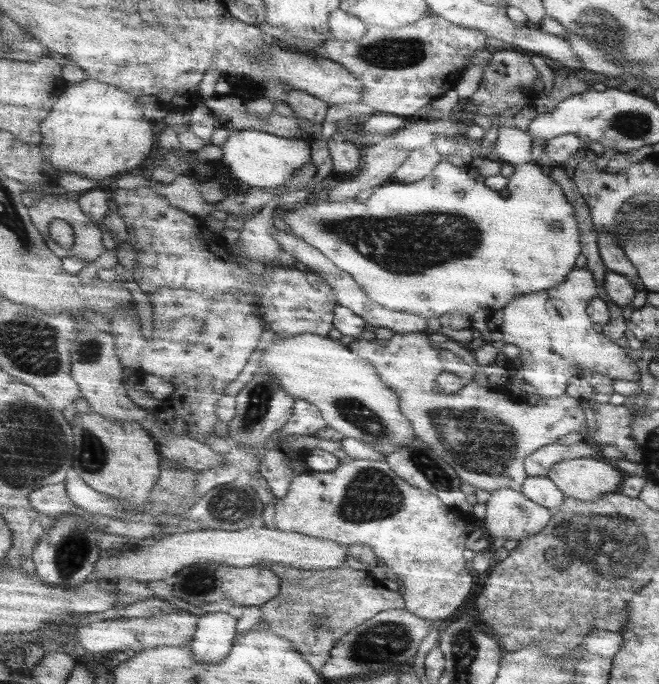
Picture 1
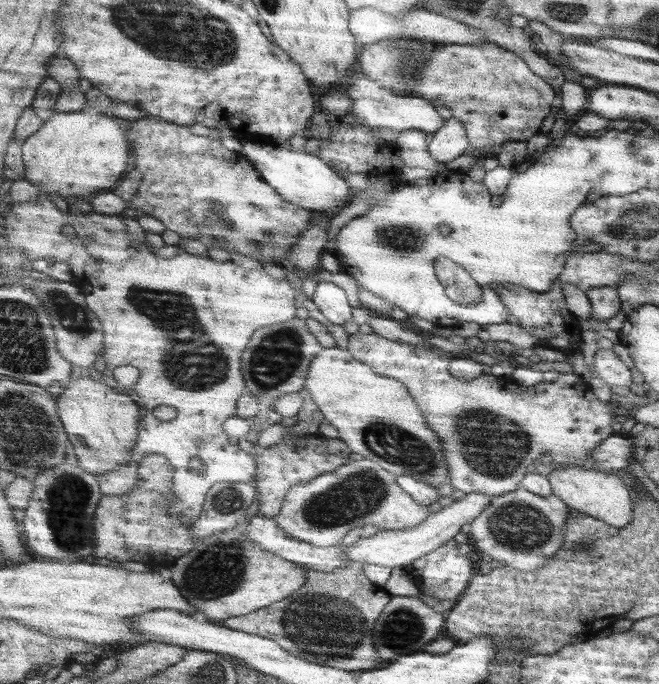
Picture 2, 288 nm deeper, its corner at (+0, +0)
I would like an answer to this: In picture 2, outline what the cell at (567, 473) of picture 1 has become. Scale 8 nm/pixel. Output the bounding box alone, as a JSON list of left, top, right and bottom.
[549,468,633,530]

